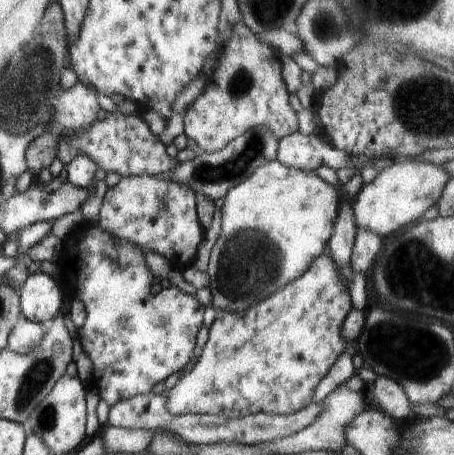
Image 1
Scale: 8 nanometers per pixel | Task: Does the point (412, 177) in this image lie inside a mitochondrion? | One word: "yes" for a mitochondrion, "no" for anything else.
no

